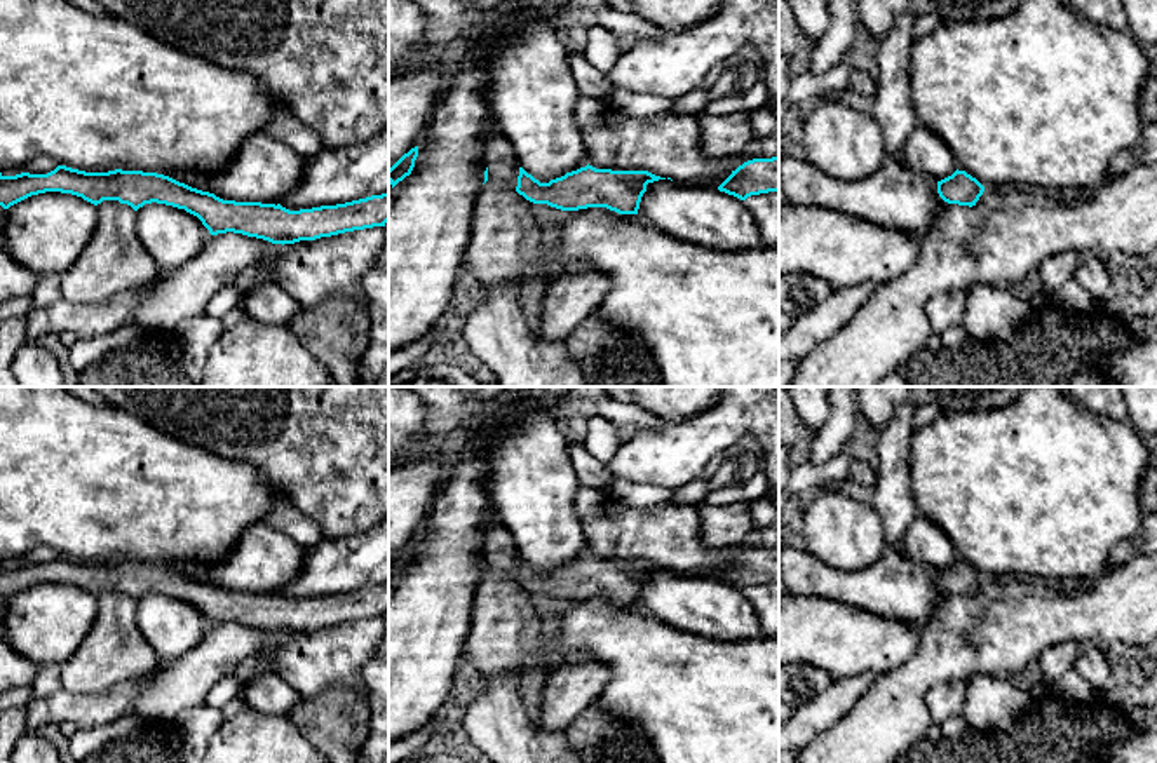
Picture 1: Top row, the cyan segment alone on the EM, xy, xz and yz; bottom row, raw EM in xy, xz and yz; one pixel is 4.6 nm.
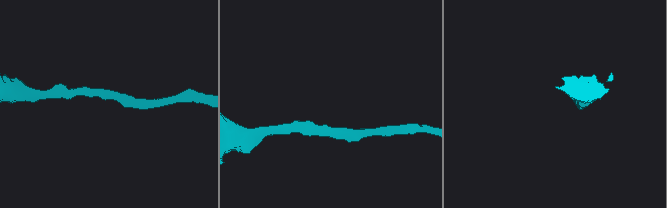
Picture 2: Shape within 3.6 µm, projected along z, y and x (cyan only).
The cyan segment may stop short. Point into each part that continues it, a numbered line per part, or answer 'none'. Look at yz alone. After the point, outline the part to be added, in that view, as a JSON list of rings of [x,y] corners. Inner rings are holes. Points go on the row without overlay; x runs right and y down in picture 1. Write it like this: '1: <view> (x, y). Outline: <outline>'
1: yz (948, 601). Outline: [[[944,592],[941,598],[941,603],[936,606],[932,620],[936,620],[939,615],[950,615],[953,608],[958,606],[960,601],[969,599],[969,596],[958,596],[958,594],[948,594]]]

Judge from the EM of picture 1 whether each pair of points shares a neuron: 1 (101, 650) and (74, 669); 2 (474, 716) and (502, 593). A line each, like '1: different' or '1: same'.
1: same
2: same

